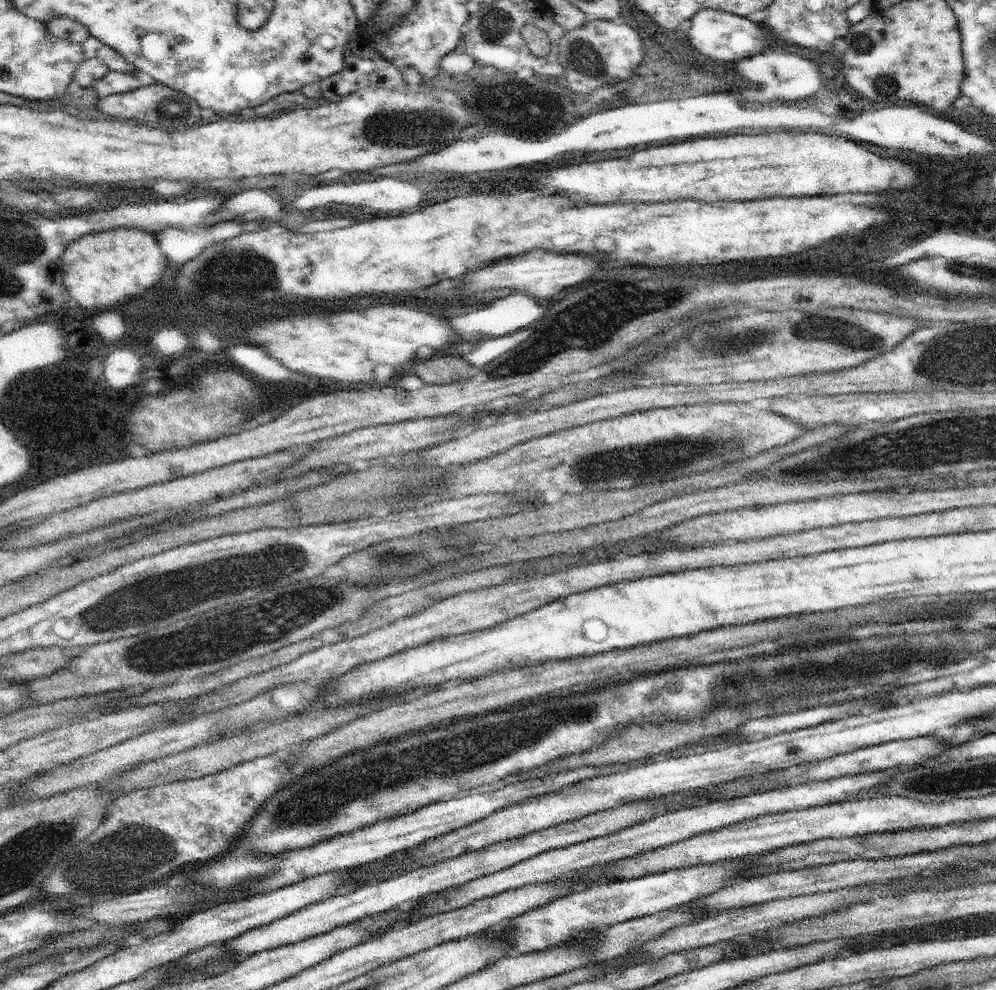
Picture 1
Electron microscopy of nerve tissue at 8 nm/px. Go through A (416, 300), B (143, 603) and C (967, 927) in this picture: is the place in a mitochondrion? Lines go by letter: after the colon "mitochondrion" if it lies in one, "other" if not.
A: other
B: mitochondrion
C: other

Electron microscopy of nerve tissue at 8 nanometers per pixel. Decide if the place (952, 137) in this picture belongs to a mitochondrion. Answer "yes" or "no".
no

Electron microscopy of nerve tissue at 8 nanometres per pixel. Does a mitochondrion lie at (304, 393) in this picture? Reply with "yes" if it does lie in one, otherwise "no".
no

